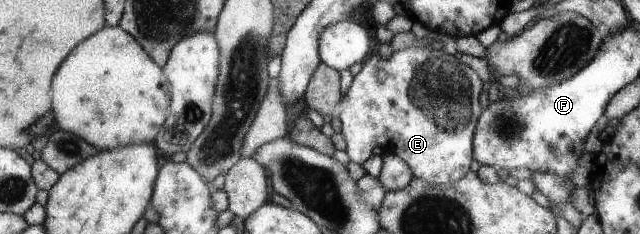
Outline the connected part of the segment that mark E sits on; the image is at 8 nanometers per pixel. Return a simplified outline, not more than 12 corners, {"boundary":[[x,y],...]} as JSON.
{"boundary":[[444,50],[373,52],[339,99],[345,153],[414,177],[472,162],[482,82]]}

